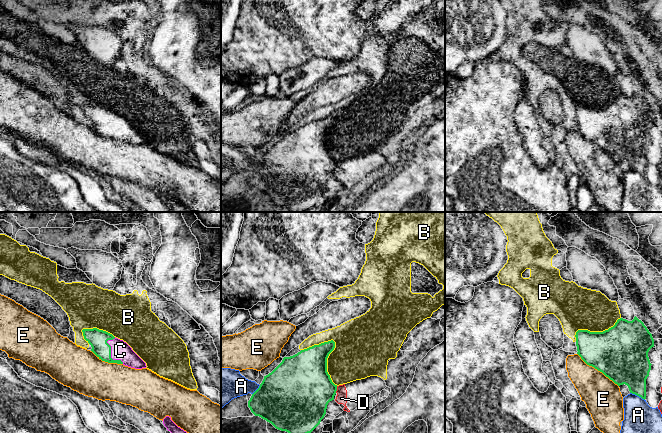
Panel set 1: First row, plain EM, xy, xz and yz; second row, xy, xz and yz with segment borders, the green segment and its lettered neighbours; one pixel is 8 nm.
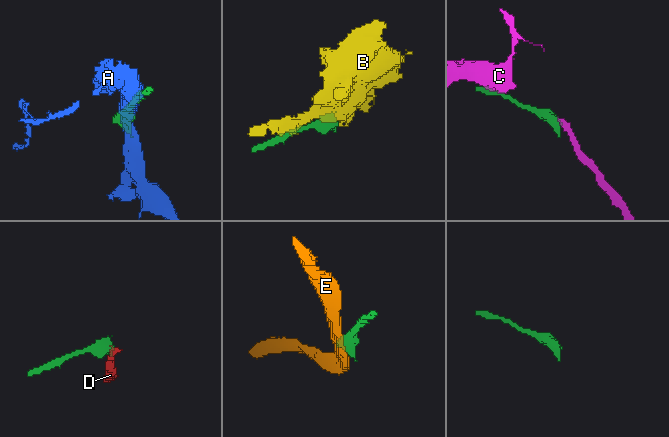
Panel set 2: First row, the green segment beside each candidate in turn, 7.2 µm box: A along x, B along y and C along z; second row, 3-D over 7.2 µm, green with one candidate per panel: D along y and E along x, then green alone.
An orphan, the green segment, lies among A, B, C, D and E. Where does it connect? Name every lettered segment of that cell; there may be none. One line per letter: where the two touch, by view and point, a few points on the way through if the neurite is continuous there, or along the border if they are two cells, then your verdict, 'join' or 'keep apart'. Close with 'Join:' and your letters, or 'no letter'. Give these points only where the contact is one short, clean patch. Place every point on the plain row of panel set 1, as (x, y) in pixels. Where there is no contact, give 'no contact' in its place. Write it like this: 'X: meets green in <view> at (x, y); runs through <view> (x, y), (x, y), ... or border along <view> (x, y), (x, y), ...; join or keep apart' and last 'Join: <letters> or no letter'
A: meets green in yz at (637, 171); keep apart
B: meets green in xz at (334, 123); keep apart
C: meets green in xy at (110, 130); runs through xy (96, 114), (110, 130), (120, 126); join
D: meets green in xz at (336, 165); keep apart
E: meets green in yz at (597, 145); keep apart
Join: C

